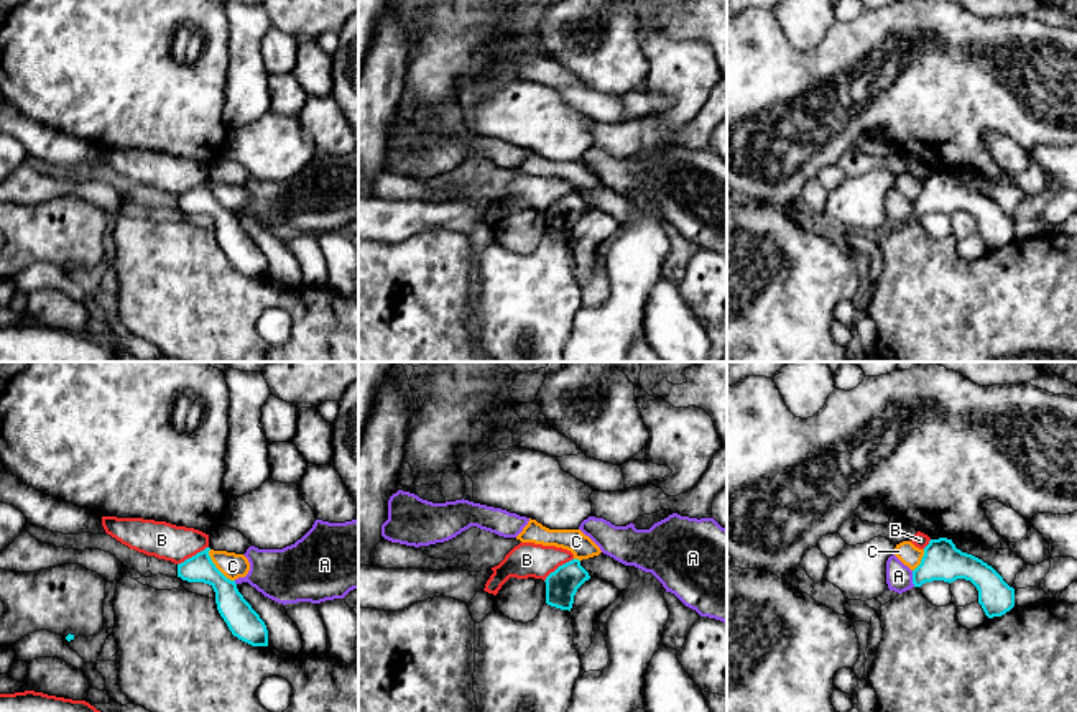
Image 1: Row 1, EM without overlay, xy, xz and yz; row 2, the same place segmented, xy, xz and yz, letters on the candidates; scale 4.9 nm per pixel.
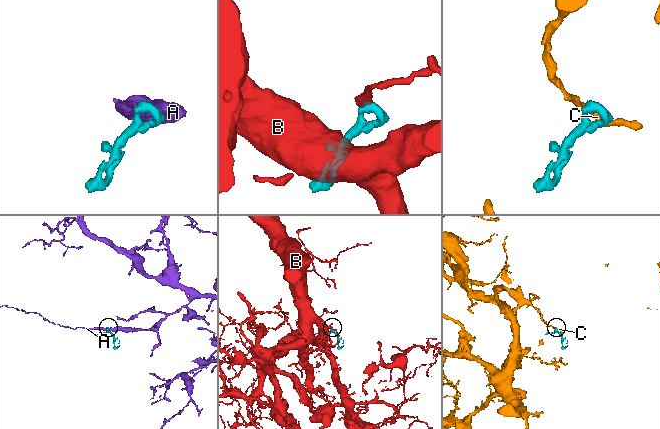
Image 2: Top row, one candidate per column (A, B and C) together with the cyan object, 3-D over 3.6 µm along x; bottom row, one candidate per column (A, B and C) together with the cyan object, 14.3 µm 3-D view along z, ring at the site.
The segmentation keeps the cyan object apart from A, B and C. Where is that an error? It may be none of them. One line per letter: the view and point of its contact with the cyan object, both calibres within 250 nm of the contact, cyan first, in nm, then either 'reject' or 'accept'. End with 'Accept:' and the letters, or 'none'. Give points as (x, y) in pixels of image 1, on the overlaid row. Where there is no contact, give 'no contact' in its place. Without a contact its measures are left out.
A: yz (913, 579) | 190/130 nm | reject
B: xy (193, 556) | 140/180 nm | reject
C: xy (216, 568) | 150/120 nm | reject
Accept: none

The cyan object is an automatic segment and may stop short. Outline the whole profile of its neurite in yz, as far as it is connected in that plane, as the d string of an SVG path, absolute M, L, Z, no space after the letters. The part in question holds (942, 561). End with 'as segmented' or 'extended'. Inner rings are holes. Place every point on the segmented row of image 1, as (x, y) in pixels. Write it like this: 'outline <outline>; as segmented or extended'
outline M931 539L921 564L913 571L914 587L926 582L970 580L978 590L978 603L988 618L1001 617L1015 607L1015 589L982 559L962 552L952 539Z; as segmented

